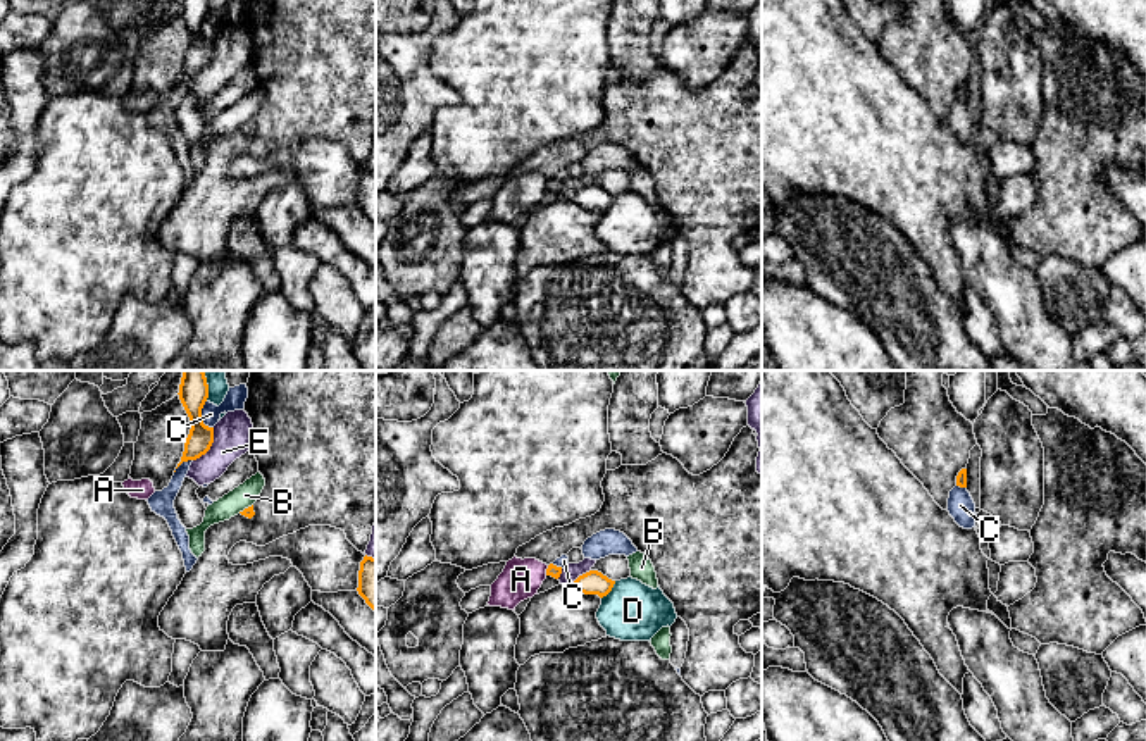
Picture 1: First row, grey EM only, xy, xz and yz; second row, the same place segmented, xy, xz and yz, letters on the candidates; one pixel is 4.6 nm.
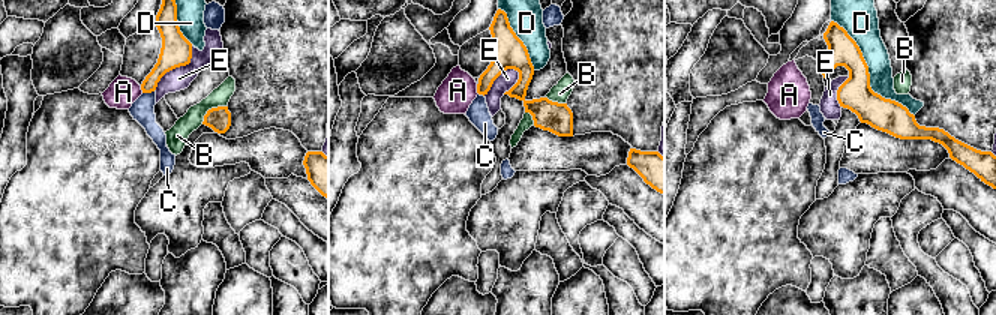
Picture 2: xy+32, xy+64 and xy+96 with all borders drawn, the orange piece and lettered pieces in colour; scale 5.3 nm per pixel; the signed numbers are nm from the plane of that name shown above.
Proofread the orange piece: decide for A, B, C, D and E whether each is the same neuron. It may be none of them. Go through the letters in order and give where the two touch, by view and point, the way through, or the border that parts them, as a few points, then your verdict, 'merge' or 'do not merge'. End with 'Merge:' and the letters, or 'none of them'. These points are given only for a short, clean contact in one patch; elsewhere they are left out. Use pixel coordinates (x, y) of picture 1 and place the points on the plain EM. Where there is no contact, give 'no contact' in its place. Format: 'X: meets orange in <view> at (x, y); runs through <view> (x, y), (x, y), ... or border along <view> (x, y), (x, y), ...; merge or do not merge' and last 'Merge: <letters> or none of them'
A: meets orange in xz at (547, 185); border along xz (548, 180), (545, 188); do not merge
B: meets orange in xy at (245, 123); border along xy (252, 118), (238, 126); do not merge
C: meets orange in xy at (200, 30); border along xy (205, 14), (202, 35), (212, 42); do not merge
D: meets orange in xz at (610, 204); do not merge
E: meets orange in xy at (211, 59); do not merge
Merge: none of them

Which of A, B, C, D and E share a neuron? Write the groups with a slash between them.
A / B / C / D / E

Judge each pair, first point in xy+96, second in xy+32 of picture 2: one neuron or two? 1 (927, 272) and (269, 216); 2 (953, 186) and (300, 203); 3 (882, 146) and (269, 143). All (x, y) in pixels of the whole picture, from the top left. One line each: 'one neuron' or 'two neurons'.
1: two neurons
2: one neuron
3: one neuron

